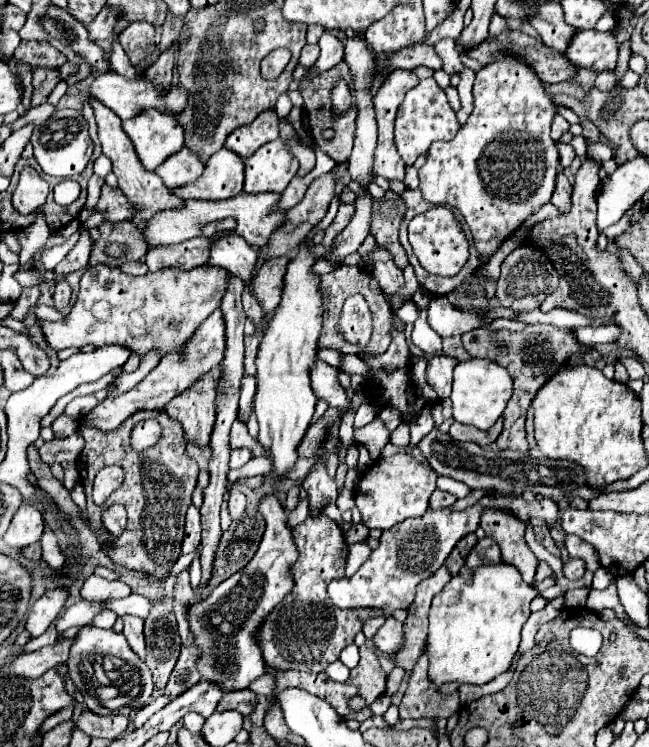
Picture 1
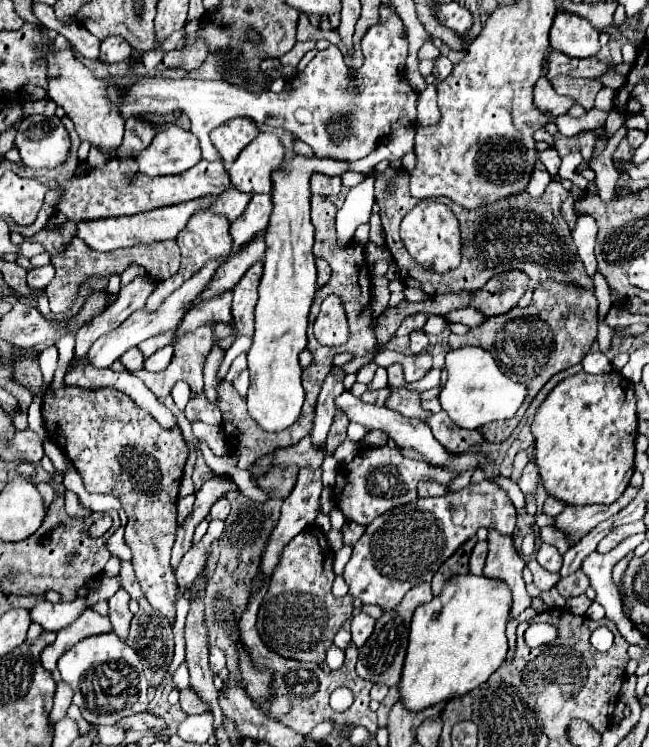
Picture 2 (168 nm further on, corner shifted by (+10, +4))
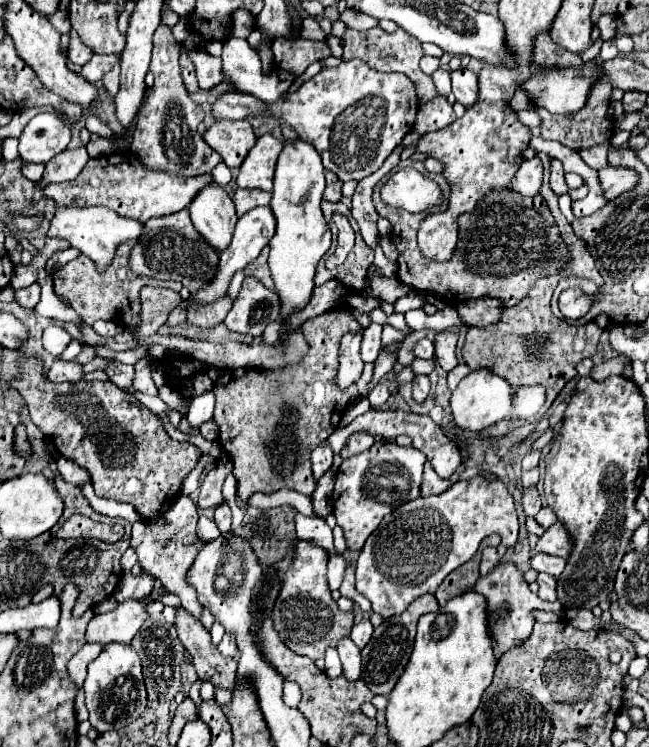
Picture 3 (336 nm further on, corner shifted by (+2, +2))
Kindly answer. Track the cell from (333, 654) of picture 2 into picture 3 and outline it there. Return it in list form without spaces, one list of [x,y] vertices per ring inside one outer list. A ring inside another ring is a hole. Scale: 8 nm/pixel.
[[[336,648],[326,650],[326,668],[324,668],[324,672],[328,676],[332,676],[332,678],[336,678],[336,676],[342,674],[342,662],[338,658],[338,650]]]

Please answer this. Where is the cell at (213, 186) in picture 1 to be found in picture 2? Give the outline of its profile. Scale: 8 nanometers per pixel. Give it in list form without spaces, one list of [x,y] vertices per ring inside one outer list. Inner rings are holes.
[[[110,158],[102,170],[92,168],[90,172],[64,180],[60,184],[56,180],[50,180],[46,188],[62,190],[58,210],[64,212],[72,222],[86,220],[86,218],[96,220],[108,216],[132,216],[154,208],[188,202],[202,196],[216,196],[230,188],[230,178],[222,160],[216,162],[200,160],[194,168],[190,168],[190,172],[182,172],[178,176],[156,176],[156,178],[138,172],[136,166],[138,164],[134,158]]]

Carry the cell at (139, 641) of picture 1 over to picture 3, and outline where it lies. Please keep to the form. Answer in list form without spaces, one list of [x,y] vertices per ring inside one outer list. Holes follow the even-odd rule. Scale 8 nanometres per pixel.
[[[124,574],[112,596],[118,602],[122,602],[126,598],[146,598],[150,592],[152,592],[152,576]]]

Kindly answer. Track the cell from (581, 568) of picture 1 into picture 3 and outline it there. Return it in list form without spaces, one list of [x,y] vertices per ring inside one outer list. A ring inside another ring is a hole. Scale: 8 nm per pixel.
[[[536,554],[532,558],[532,568],[536,572],[546,572],[546,574],[552,574],[554,578],[558,578],[562,574],[566,566],[566,560],[564,558],[554,558],[552,554]]]

